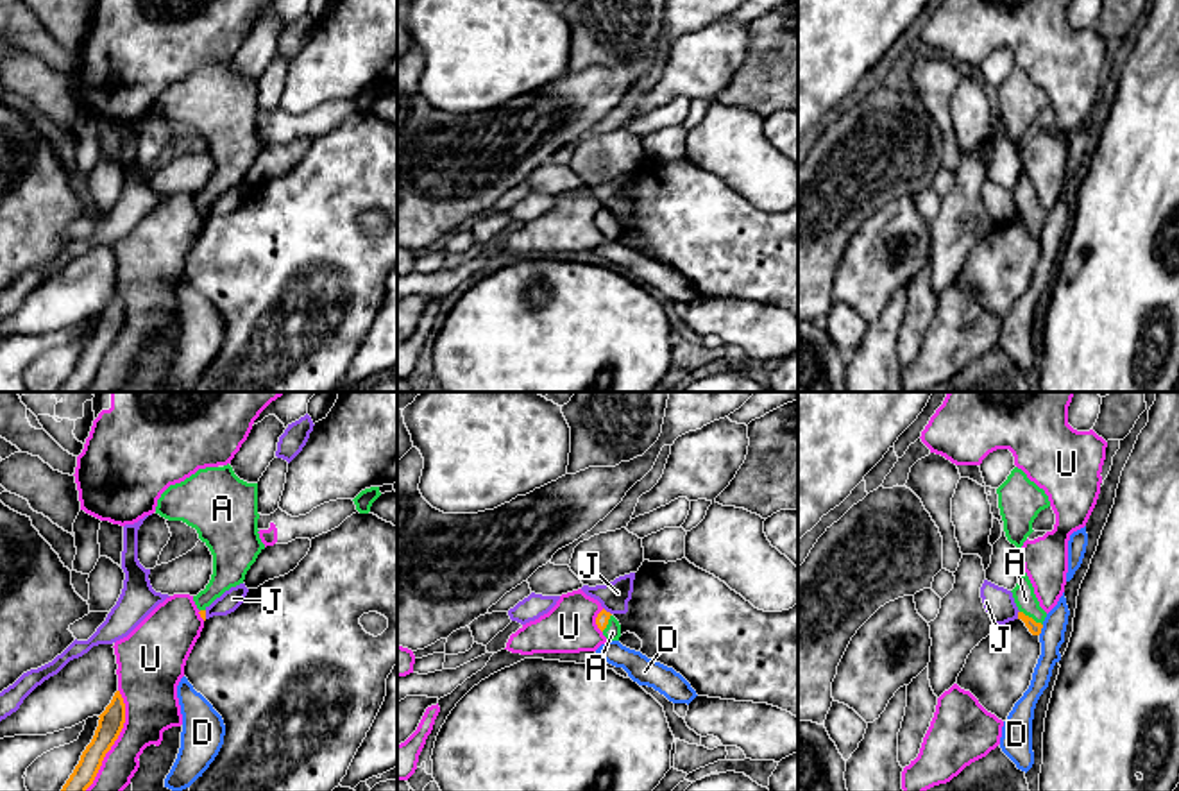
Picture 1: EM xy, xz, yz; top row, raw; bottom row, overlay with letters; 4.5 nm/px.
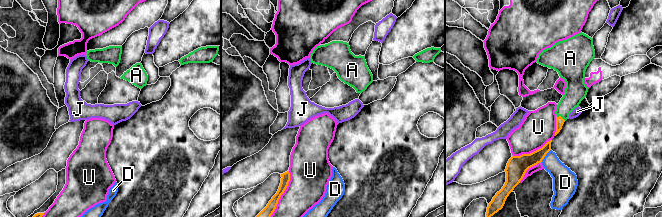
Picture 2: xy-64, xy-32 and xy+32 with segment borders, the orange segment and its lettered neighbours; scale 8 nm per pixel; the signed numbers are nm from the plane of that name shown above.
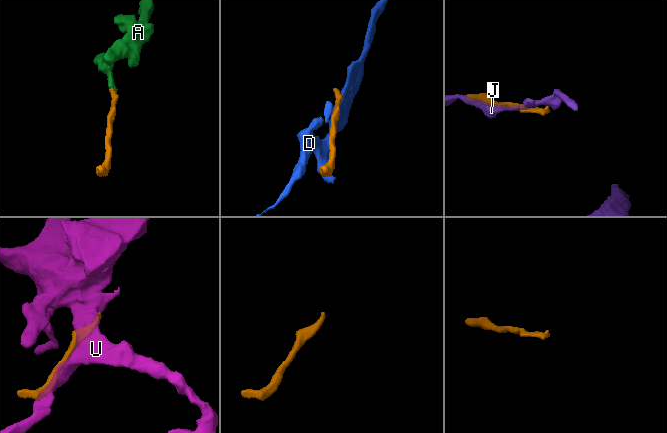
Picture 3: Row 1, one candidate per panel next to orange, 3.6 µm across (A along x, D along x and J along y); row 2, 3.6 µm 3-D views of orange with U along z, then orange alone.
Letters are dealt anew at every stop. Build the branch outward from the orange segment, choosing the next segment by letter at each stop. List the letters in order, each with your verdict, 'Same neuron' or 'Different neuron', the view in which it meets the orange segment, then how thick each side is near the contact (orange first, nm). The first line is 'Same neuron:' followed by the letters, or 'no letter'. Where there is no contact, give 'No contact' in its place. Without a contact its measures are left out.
Same neuron: A
A: Same neuron. Touches orange in yz. Thickness 60 nm (orange) against 100 nm
D: Different neuron. Touches orange in yz. Thickness 60 nm (orange) against 110 nm
J: Different neuron. Touches orange in xz. Thickness 60 nm (orange) against 140 nm
U: Different neuron. Touches orange in xy. Thickness 110 nm (orange) against 240 nm

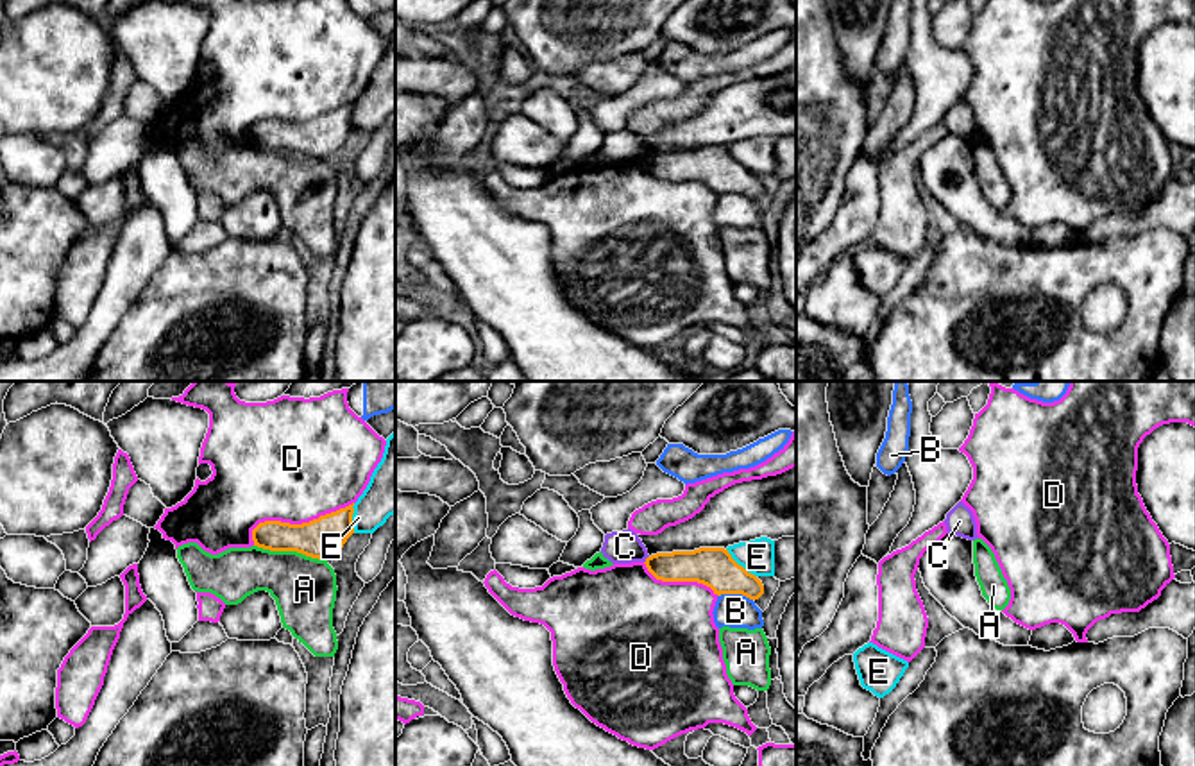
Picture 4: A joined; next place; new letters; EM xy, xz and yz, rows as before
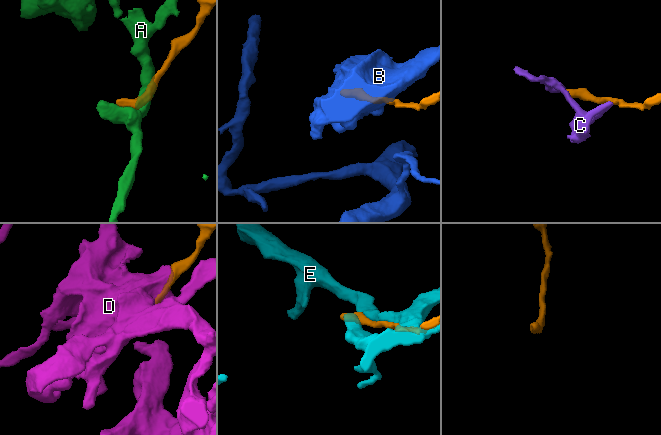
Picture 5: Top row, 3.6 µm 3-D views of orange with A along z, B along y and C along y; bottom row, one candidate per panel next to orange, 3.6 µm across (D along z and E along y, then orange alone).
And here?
Same neuron: no letter
A: Different neuron. Touches orange in xy. Thickness 180 nm (orange) against 280 nm
B: Different neuron. Touches orange in xz. Thickness 180 nm (orange) against 160 nm
C: Different neuron. Touches orange in xz. Thickness 150 nm (orange) against 150 nm
D: Different neuron. Touches orange in xy. Thickness 180 nm (orange) against 480 nm
E: Different neuron. Touches orange in xz. Thickness 180 nm (orange) against 160 nm

